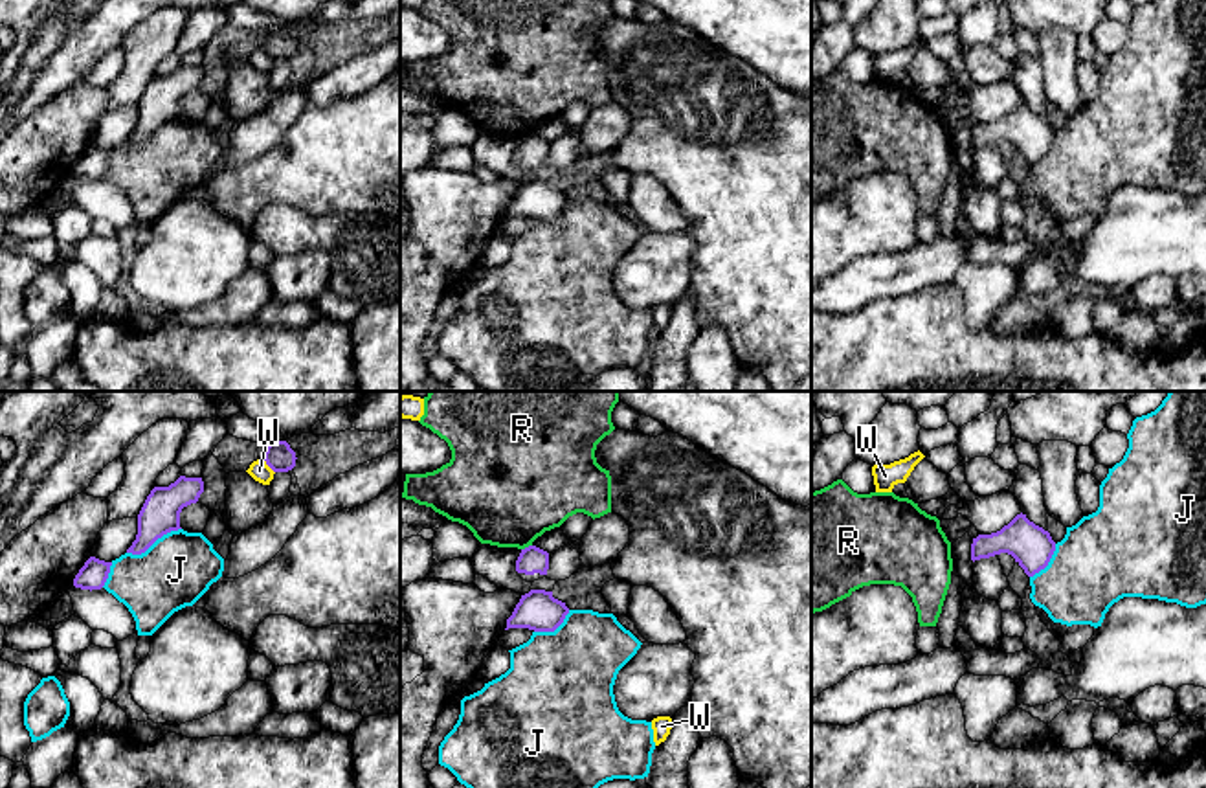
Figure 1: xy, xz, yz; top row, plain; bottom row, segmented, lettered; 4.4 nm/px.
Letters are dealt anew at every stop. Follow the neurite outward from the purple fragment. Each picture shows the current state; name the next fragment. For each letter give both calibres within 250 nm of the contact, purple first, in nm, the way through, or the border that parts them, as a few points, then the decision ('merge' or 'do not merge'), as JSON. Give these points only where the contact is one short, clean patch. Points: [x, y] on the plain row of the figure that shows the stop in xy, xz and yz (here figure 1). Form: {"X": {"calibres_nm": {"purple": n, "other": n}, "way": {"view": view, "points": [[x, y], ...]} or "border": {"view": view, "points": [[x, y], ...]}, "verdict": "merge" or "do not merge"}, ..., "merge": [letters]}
{"J": {"calibres_nm": {"purple": 170, "other": 320}, "verdict": "do not merge"}, "R": {"calibres_nm": {"purple": 120, "other": 460}, "border": {"view": "xz", "points": [[531, 133], [522, 138]]}, "verdict": "do not merge"}, "W": {"calibres_nm": {"purple": 120, "other": 90}, "border": {"view": "xy", "points": [[263, 46], [274, 61]]}, "verdict": "do not merge"}, "merge": []}

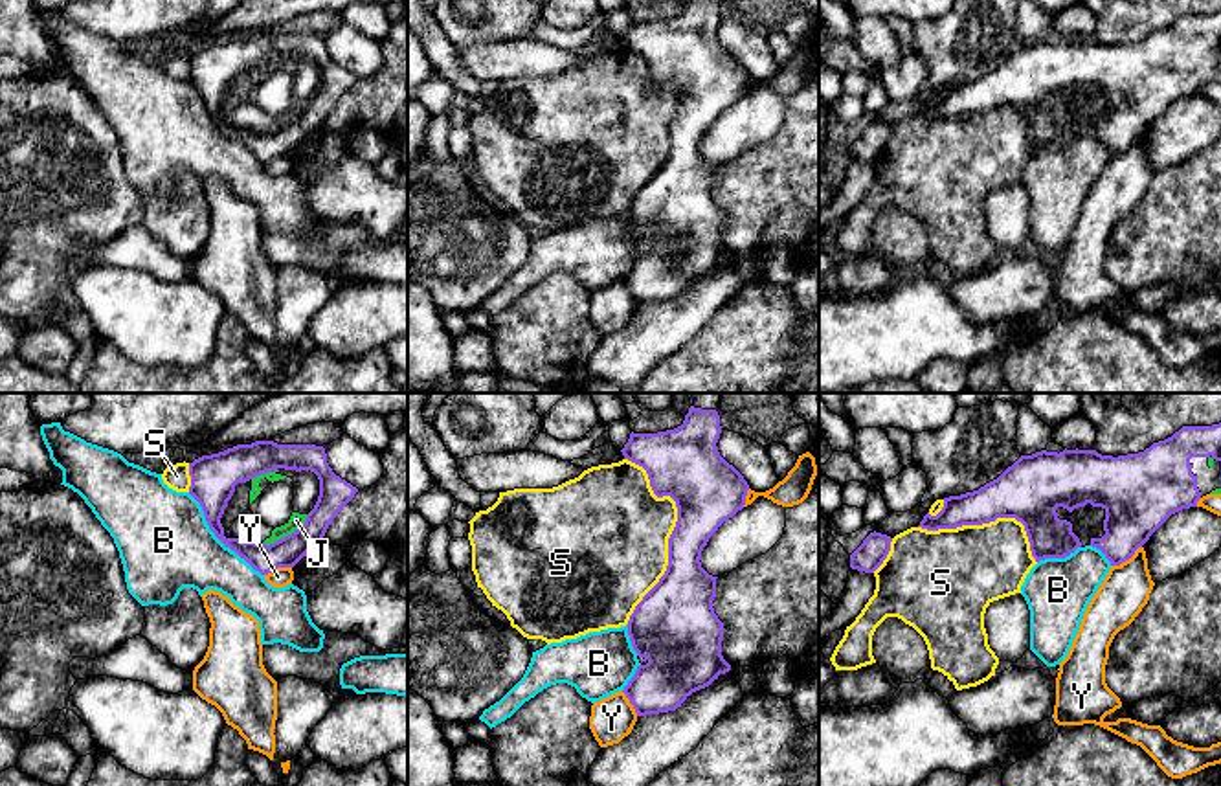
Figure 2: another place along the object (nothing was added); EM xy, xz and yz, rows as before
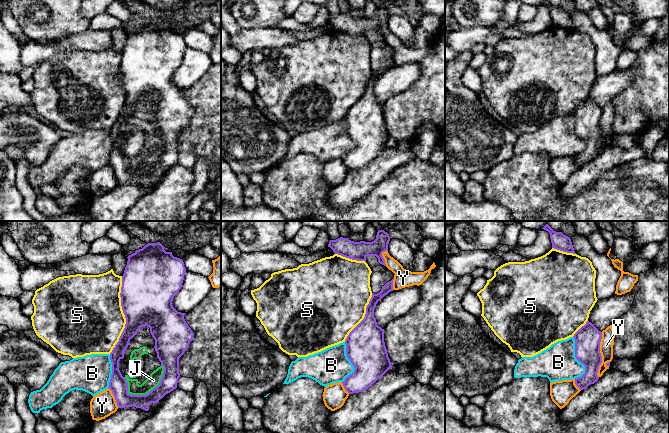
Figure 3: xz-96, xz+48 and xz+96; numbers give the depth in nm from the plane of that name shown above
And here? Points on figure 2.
{"B": {"calibres_nm": {"purple": 190, "other": 400}, "verdict": "do not merge"}, "J": {"calibres_nm": {"purple": 130, "other": 70}, "verdict": "merge"}, "S": {"calibres_nm": {"purple": 300, "other": 460}, "verdict": "do not merge"}, "Y": {"calibres_nm": {"purple": 280, "other": 220}, "verdict": "do not merge"}, "merge": ["J"]}

